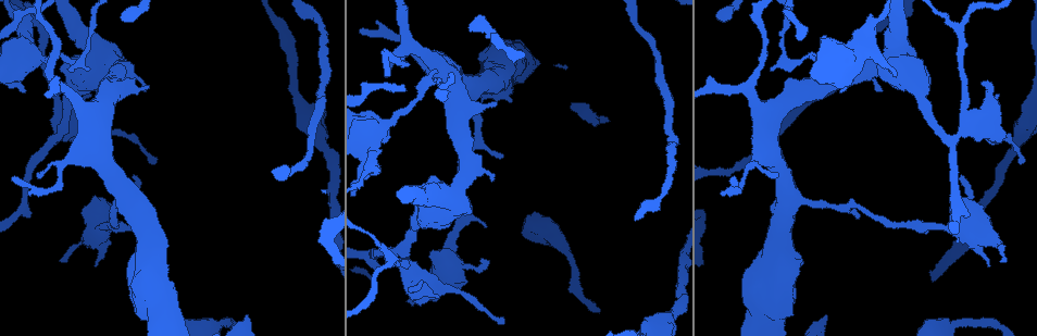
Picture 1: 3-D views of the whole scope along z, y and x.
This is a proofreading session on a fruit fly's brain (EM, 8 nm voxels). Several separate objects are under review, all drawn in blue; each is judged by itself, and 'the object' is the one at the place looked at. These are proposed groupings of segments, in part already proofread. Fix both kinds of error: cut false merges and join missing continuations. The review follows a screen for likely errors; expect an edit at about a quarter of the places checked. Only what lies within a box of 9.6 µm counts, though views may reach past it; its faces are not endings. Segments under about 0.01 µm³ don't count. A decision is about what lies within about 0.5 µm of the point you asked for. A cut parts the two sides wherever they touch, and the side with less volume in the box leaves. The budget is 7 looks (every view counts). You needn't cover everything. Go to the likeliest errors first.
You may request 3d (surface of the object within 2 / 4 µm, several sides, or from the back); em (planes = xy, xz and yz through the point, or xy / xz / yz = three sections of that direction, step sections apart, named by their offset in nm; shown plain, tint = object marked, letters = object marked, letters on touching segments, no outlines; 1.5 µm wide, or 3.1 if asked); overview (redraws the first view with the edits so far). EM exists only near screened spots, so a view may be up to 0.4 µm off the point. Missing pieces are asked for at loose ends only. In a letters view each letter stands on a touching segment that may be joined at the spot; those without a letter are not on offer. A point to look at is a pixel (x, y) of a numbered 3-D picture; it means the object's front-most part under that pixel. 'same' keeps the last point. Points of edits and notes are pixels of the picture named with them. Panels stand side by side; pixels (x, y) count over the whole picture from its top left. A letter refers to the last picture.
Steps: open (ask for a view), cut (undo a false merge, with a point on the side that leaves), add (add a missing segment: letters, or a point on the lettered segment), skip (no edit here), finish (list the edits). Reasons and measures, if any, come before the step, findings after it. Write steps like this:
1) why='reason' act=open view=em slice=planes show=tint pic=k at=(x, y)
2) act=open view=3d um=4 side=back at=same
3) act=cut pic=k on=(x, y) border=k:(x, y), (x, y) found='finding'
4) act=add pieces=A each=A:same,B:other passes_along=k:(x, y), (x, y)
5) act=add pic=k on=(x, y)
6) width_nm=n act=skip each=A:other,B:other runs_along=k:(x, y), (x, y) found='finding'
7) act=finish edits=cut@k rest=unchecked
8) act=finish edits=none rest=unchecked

why='calibre changes' act=open view=3d um=4 pic=1 at=(54, 129)

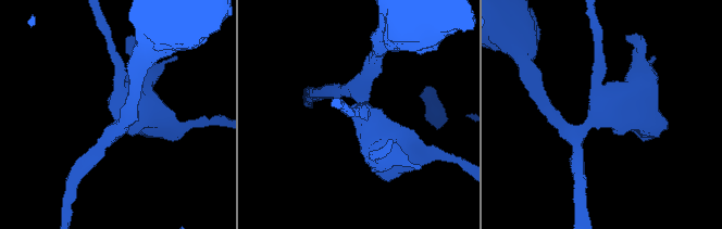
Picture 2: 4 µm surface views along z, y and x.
arms=4 why='now the EM' act=open view=em slice=xz step=4 show=tint pic=2 at=(599, 111)

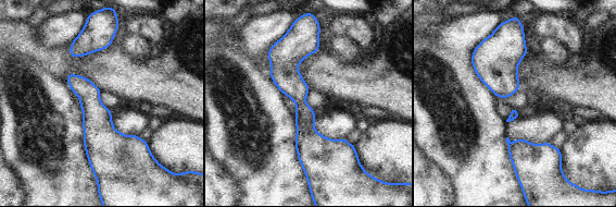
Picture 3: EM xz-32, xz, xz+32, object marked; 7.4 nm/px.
why='another direction' act=open view=em slice=planes show=letters at=same

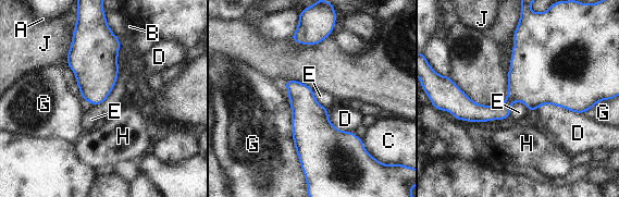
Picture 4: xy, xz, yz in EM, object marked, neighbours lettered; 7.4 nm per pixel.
longest_contact=E:700nm act=skip each=A:other,B:other,C:other,D:other,E:other,G:other,H:other,J:other found='one neuron here'

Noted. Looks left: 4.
act=open view=3d um=4 pic=1 at=(773, 71)

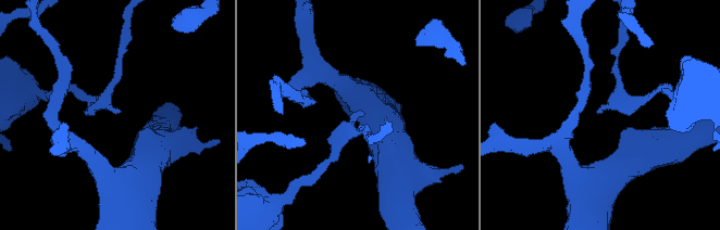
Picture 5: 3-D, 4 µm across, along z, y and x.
act=open view=em slice=planes show=letters pic=5 at=(119, 113)

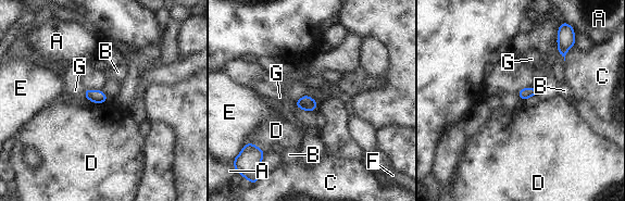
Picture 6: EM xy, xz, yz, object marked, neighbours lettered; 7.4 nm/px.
width_nm=80 act=skip each=A:other,B:other,C:other,D:other,E:other,F:other,G:other border=6:(249, 142), (260, 147), (265, 152) found='none of them fits'

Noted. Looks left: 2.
why='tapers out' act=open view=em slice=xy step=8 show=letters pic=1 at=(776, 177)

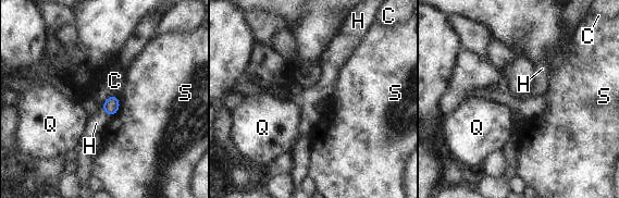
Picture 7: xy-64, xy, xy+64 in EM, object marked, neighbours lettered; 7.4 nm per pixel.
act=open view=em slice=planes show=letters at=same

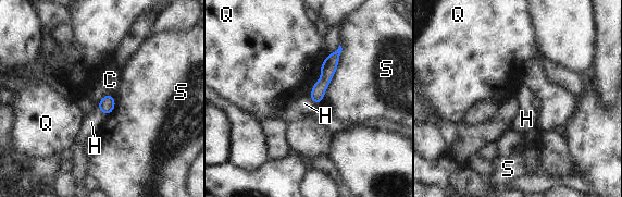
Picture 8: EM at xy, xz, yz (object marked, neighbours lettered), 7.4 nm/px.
act=skip each=C:other,H:other,Q:other,S:other runs_along=8:(336, 54), (318, 90), (316, 100) found='none of them fits'

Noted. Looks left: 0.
act=finish edits=none rest=unchecked

